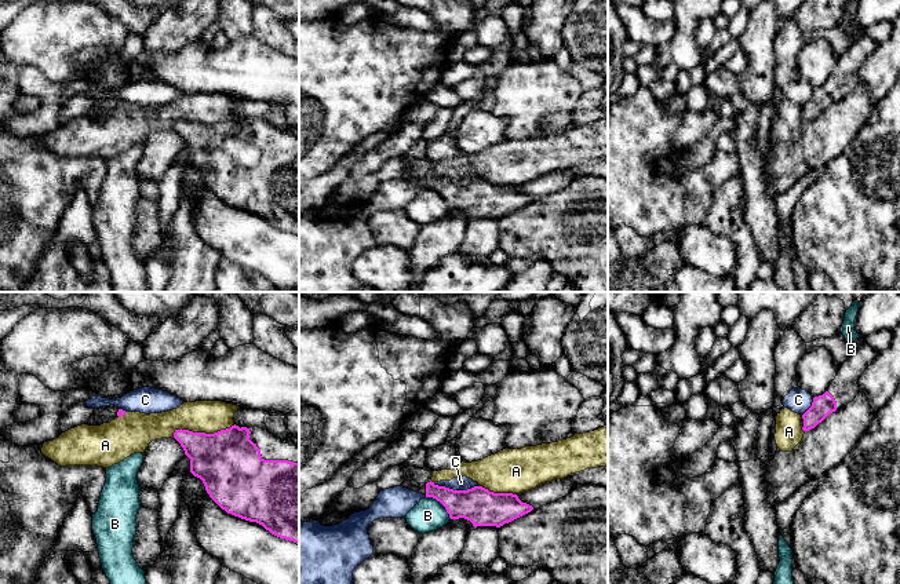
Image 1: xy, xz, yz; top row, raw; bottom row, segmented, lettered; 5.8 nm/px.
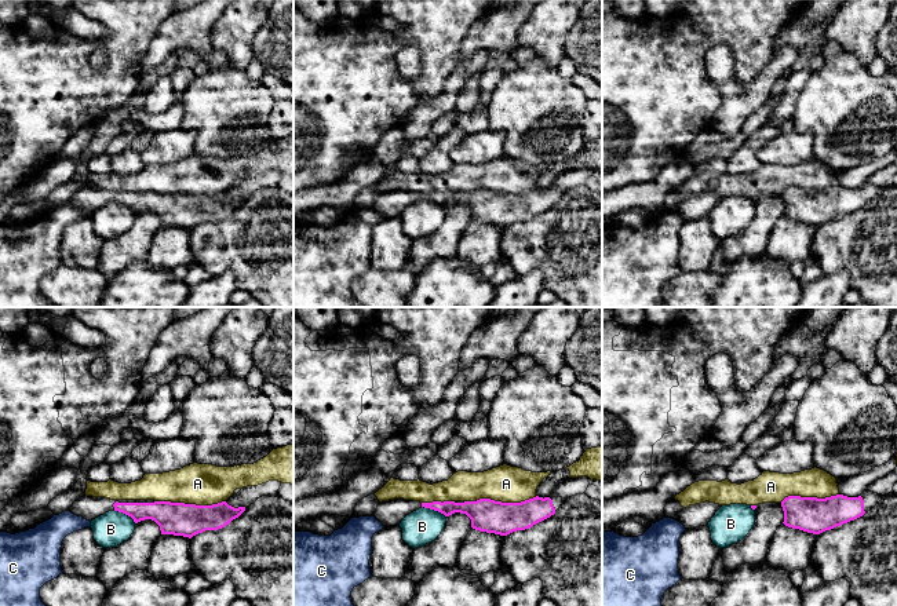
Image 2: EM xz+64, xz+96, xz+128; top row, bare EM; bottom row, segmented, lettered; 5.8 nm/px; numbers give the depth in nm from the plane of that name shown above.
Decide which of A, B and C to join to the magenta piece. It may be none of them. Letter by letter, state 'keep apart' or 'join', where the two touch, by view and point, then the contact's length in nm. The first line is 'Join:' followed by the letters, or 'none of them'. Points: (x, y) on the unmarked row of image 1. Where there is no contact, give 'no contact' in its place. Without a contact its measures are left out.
Join: none of them
A: keep apart; contact xy (201, 124); length 380 nm
B: keep apart; contact xz (441, 194); length 200 nm
C: keep apart; contact xz (455, 182); length 260 nm

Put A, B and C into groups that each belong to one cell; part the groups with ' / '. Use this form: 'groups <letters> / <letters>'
groups A / B / C

